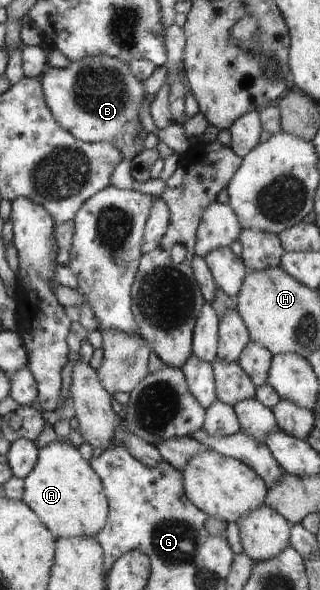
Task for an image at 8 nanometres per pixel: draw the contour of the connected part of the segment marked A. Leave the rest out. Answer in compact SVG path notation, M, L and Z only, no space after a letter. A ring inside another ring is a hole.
M55 441L38 449L37 463L24 479L21 500L37 514L56 539L96 538L107 523L108 499L101 479L71 443Z

